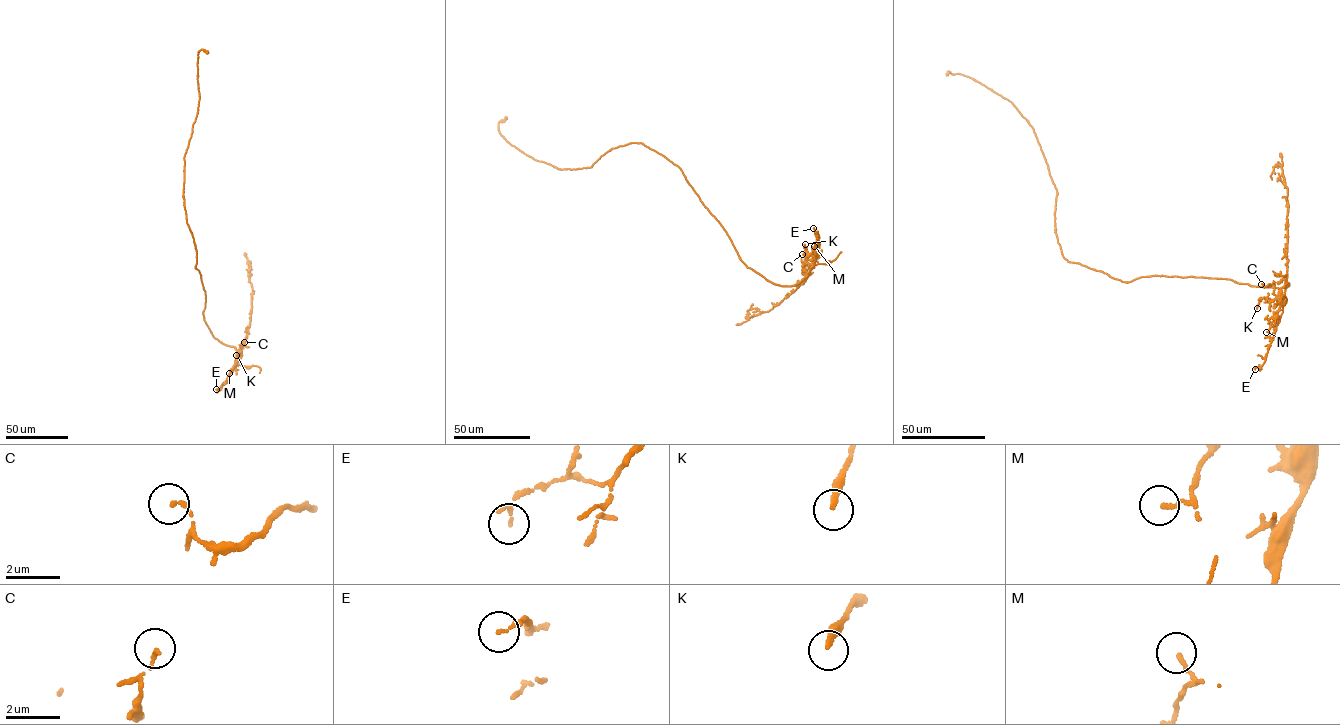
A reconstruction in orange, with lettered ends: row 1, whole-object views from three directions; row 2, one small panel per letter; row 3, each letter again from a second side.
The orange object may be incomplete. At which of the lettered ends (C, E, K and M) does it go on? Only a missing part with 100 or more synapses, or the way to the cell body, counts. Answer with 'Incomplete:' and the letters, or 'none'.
Incomplete: none

